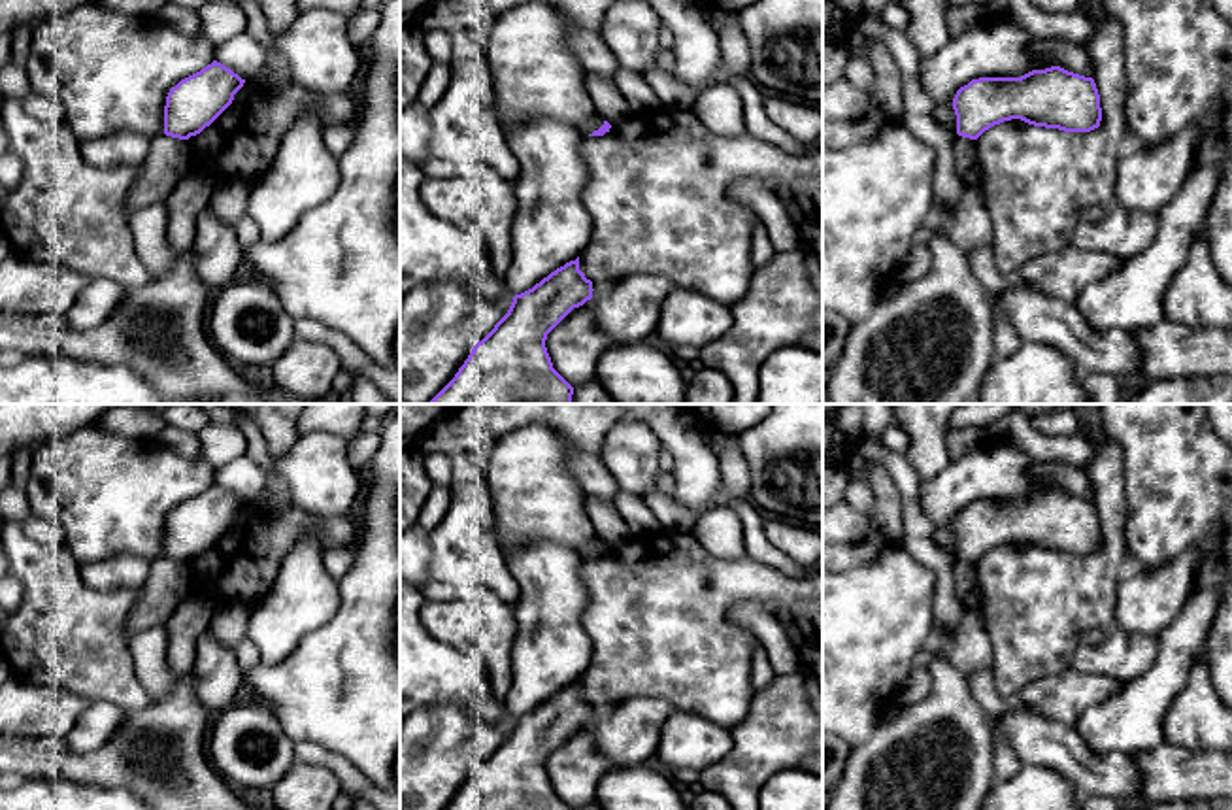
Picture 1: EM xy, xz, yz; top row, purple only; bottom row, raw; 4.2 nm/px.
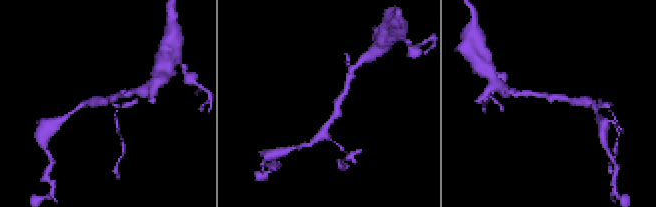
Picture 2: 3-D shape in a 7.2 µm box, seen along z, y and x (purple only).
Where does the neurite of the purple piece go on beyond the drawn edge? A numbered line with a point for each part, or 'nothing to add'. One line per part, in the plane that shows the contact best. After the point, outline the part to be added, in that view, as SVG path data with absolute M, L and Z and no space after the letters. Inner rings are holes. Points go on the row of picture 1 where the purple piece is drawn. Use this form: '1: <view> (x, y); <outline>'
nothing to add

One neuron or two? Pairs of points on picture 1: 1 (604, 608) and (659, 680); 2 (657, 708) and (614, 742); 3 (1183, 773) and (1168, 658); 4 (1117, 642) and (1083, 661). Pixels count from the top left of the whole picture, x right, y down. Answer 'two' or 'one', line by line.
1: one
2: one
3: two
4: one

